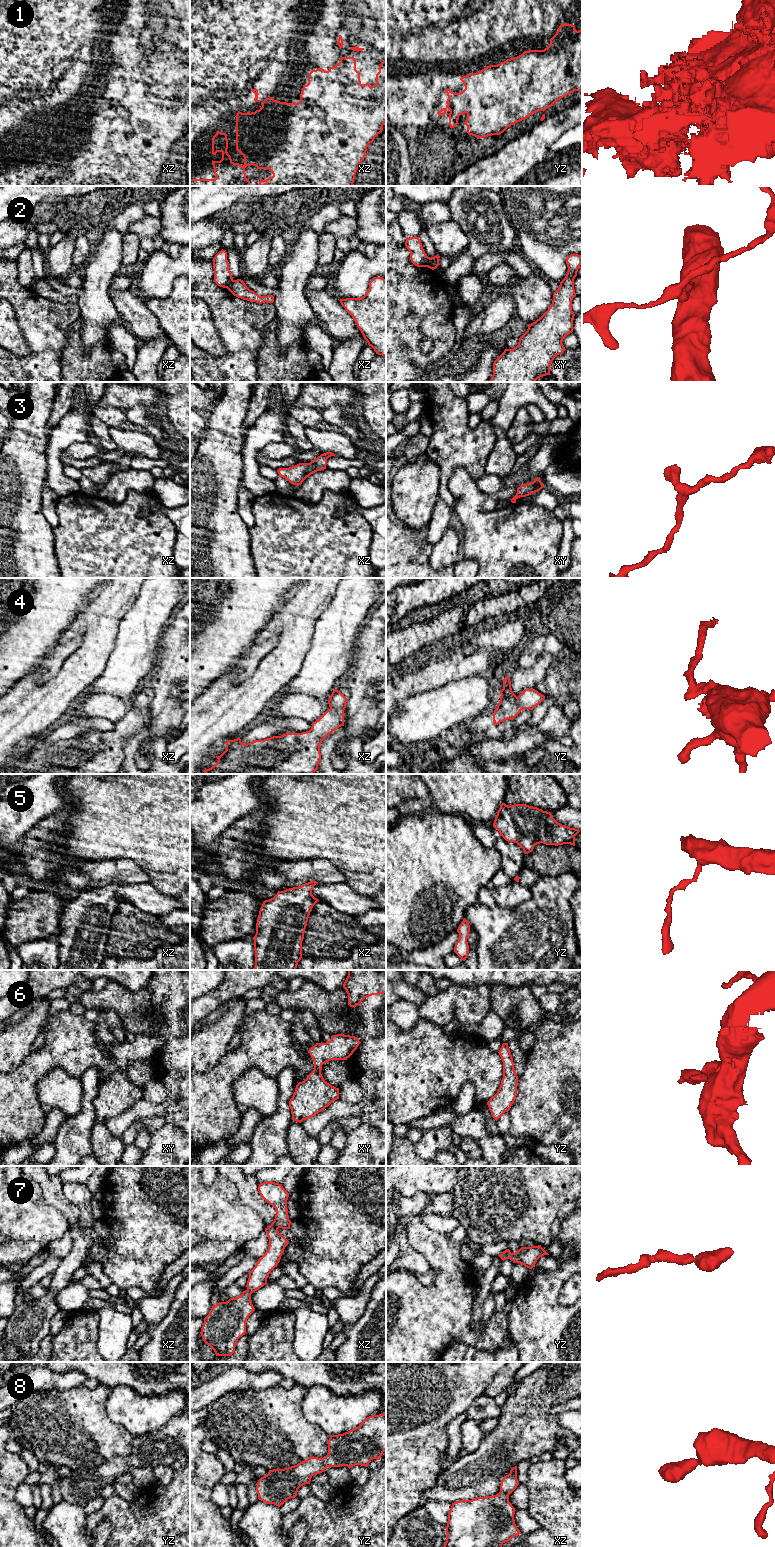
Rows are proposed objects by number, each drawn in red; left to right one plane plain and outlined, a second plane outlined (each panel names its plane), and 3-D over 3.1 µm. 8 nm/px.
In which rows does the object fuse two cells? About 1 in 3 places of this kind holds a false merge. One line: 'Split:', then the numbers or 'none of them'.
Split: 2

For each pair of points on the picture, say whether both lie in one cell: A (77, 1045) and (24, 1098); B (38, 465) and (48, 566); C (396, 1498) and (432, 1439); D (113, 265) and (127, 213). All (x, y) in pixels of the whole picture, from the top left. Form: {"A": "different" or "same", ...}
{"A": "same", "B": "same", "C": "same", "D": "different"}

